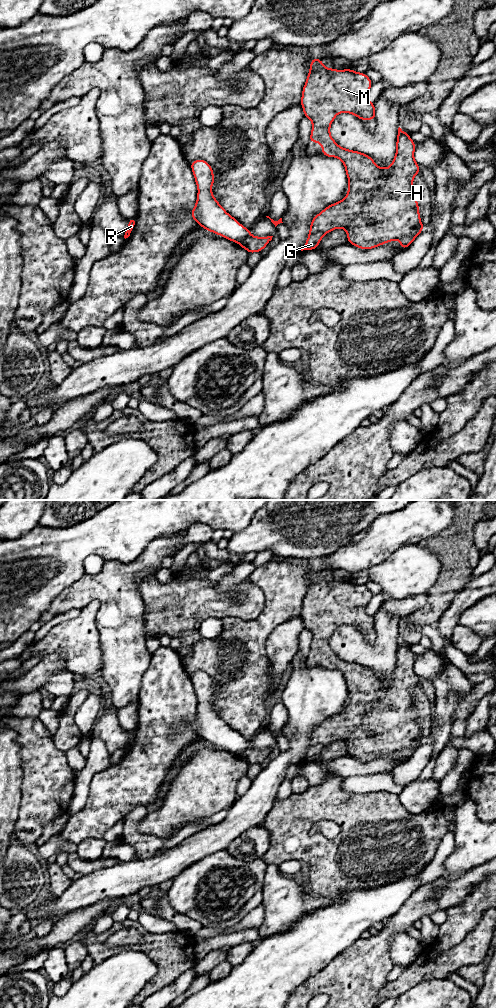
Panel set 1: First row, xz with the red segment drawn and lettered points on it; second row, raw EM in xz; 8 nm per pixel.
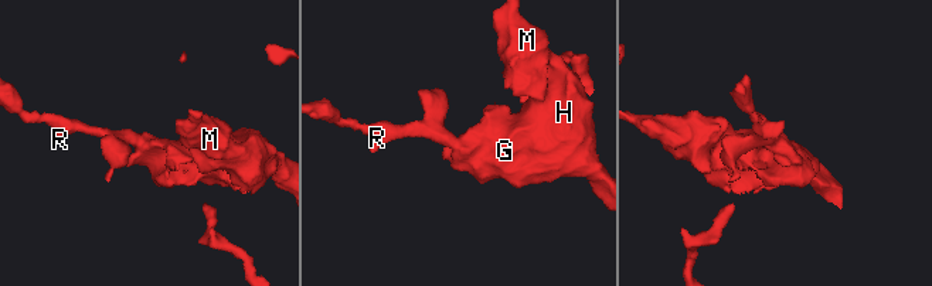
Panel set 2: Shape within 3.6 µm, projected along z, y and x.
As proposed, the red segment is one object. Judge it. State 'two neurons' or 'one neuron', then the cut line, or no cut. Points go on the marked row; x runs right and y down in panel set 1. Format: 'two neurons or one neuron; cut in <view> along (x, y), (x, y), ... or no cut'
two neurons; cut in xz along (249, 234), (238, 242)

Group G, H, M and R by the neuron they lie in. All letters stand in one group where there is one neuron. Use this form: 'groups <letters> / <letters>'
groups G H M / R

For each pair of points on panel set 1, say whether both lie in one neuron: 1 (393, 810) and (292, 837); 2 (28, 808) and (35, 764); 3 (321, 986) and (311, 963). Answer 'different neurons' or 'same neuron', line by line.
1: same neuron
2: same neuron
3: different neurons

